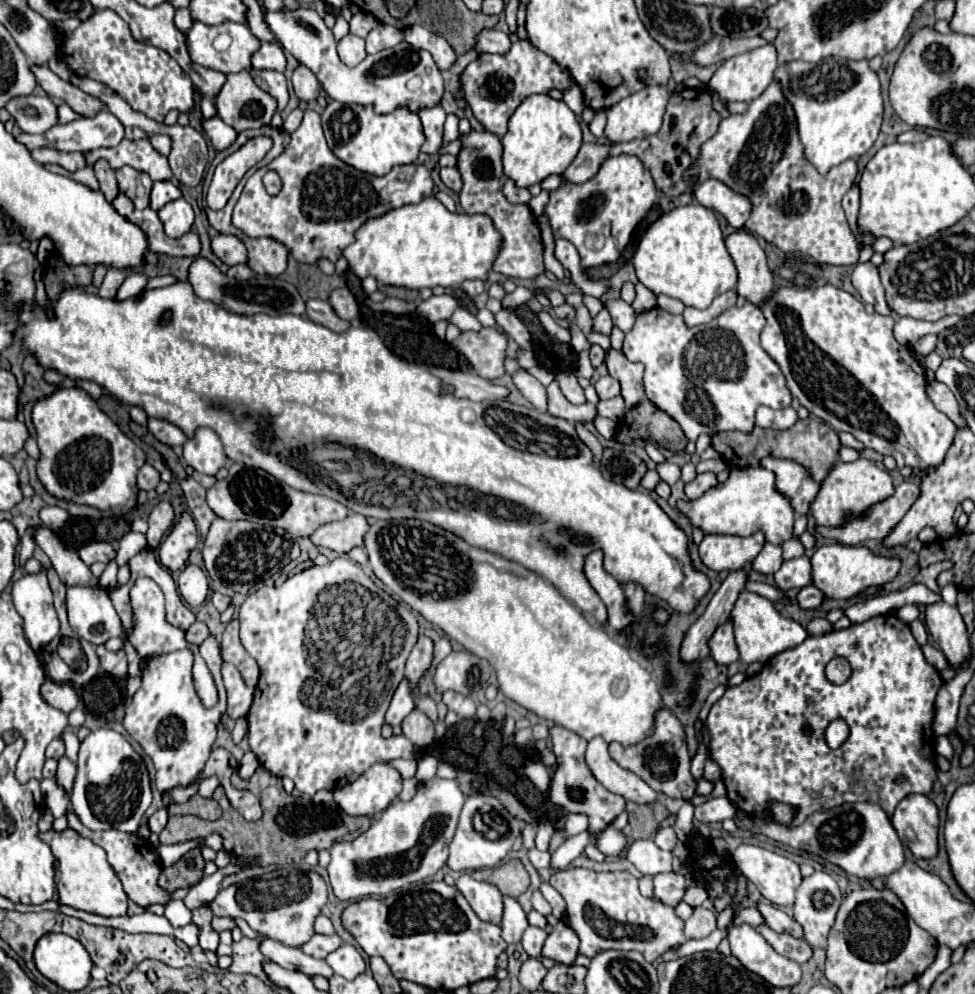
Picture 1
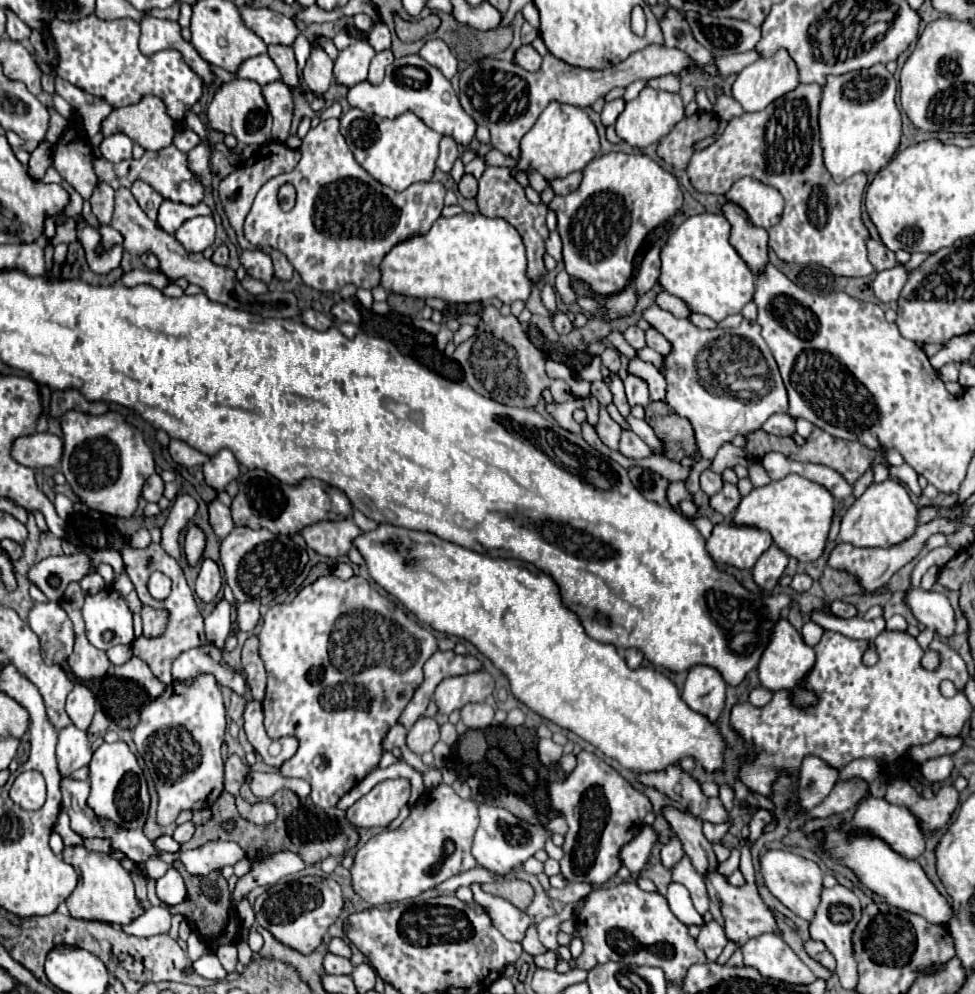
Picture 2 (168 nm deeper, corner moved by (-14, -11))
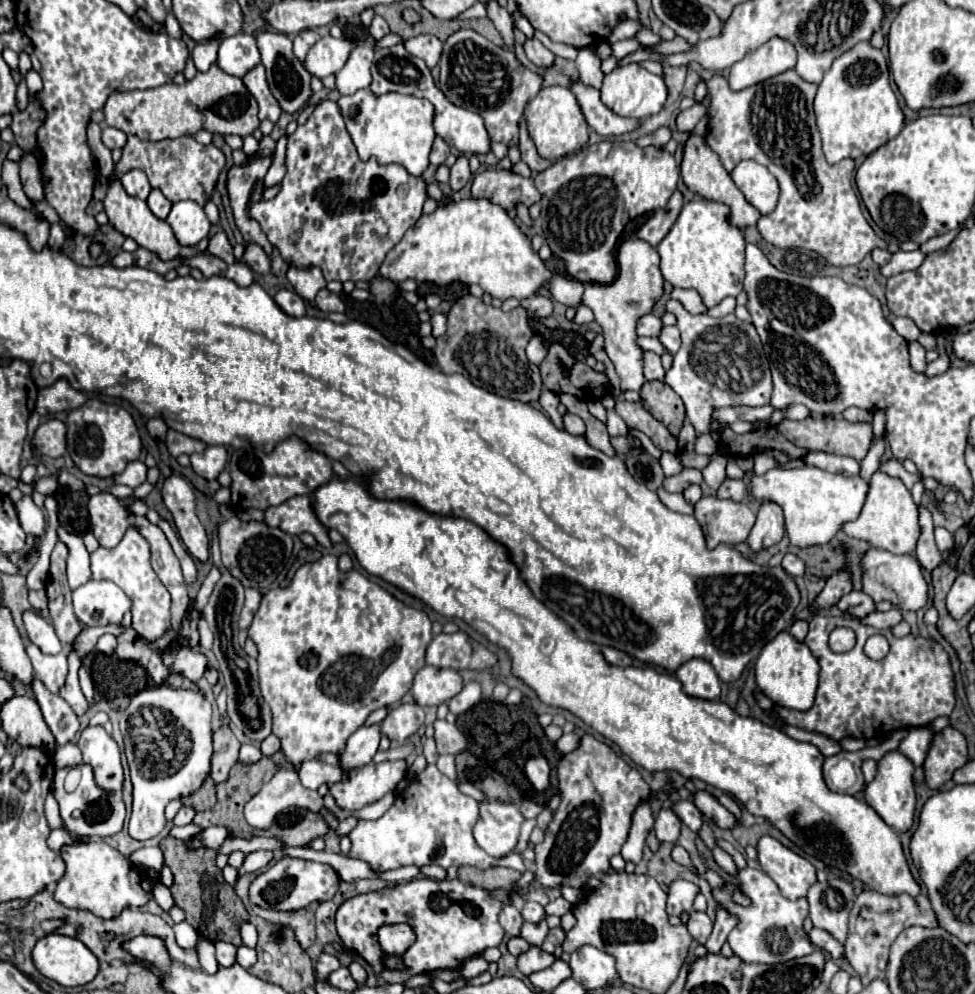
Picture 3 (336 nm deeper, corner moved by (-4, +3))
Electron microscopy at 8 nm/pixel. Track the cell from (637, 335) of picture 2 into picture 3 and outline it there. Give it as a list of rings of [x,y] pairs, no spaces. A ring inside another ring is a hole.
[[[646,314],[646,316],[642,316],[642,318],[638,320],[638,324],[636,324],[636,334],[638,334],[638,336],[652,336],[652,338],[656,338],[658,332],[660,332],[660,328],[662,328],[660,318],[656,318],[656,316],[652,316],[652,314]]]

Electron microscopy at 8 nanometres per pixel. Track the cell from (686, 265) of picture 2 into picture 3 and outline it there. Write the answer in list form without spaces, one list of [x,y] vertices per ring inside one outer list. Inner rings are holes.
[[[692,200],[682,206],[682,212],[666,238],[658,244],[658,256],[660,256],[660,270],[664,280],[668,280],[672,286],[678,288],[692,288],[700,294],[706,308],[712,308],[720,304],[726,296],[738,296],[742,292],[744,282],[744,236],[738,228],[728,224],[728,206],[718,202],[706,202],[706,200]]]

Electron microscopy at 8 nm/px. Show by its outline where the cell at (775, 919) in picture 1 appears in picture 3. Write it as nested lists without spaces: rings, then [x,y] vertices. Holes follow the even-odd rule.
[[[716,906],[716,920],[714,920],[714,932],[712,932],[712,936],[708,938],[708,942],[706,942],[706,948],[708,948],[708,952],[714,952],[714,954],[718,954],[720,952],[720,948],[722,948],[722,944],[726,942],[726,938],[728,938],[728,934],[732,932],[732,928],[738,924],[738,916],[734,916],[730,910],[726,910],[724,906]]]

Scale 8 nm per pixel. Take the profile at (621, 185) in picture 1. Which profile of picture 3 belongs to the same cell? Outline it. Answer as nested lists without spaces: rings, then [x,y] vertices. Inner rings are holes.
[[[604,140],[600,144],[590,144],[584,150],[568,154],[552,164],[552,168],[536,174],[536,188],[542,194],[542,230],[546,244],[550,246],[554,256],[560,256],[566,262],[568,272],[580,282],[598,282],[598,284],[612,284],[616,280],[616,258],[614,248],[616,240],[622,234],[624,226],[646,212],[654,212],[664,208],[668,198],[676,190],[676,182],[680,178],[680,168],[670,152],[648,146],[640,148],[634,142],[620,142],[614,144]]]

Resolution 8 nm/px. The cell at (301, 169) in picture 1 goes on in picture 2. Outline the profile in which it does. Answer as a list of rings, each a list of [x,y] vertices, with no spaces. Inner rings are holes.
[[[338,118],[324,120],[324,122],[320,122],[316,128],[312,128],[312,130],[306,134],[306,138],[302,140],[300,154],[302,154],[302,158],[300,158],[298,166],[296,166],[292,172],[286,172],[286,174],[280,174],[280,176],[272,178],[272,180],[266,182],[266,184],[260,188],[260,192],[256,194],[254,206],[252,206],[252,210],[250,210],[248,218],[246,218],[246,224],[244,224],[244,234],[246,234],[248,242],[252,242],[254,246],[272,246],[272,248],[280,250],[282,254],[286,254],[288,260],[292,262],[294,270],[300,274],[302,282],[308,284],[310,288],[318,290],[318,292],[340,292],[340,288],[346,286],[346,284],[354,284],[356,288],[368,288],[368,290],[380,286],[380,264],[382,264],[382,258],[384,258],[398,242],[406,242],[406,238],[414,238],[414,236],[426,234],[426,230],[430,230],[430,226],[434,224],[434,220],[440,216],[440,212],[442,212],[442,208],[444,208],[444,194],[446,194],[446,188],[444,188],[440,182],[418,182],[418,184],[408,186],[404,192],[394,192],[394,190],[390,190],[388,186],[380,184],[378,180],[374,180],[374,178],[356,162],[356,158],[354,158],[352,150],[348,148],[344,136],[340,134],[340,122],[338,122]],[[288,182],[296,188],[296,206],[294,206],[290,212],[282,212],[282,210],[276,210],[276,194],[278,194],[278,188],[280,188],[282,184],[288,184]]]

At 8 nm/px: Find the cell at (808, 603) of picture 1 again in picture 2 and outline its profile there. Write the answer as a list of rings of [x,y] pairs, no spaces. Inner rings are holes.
[[[838,600],[832,602],[830,612],[834,616],[838,616],[838,618],[854,618],[854,616],[858,616],[858,610],[852,604],[844,604],[844,602],[838,602]]]

